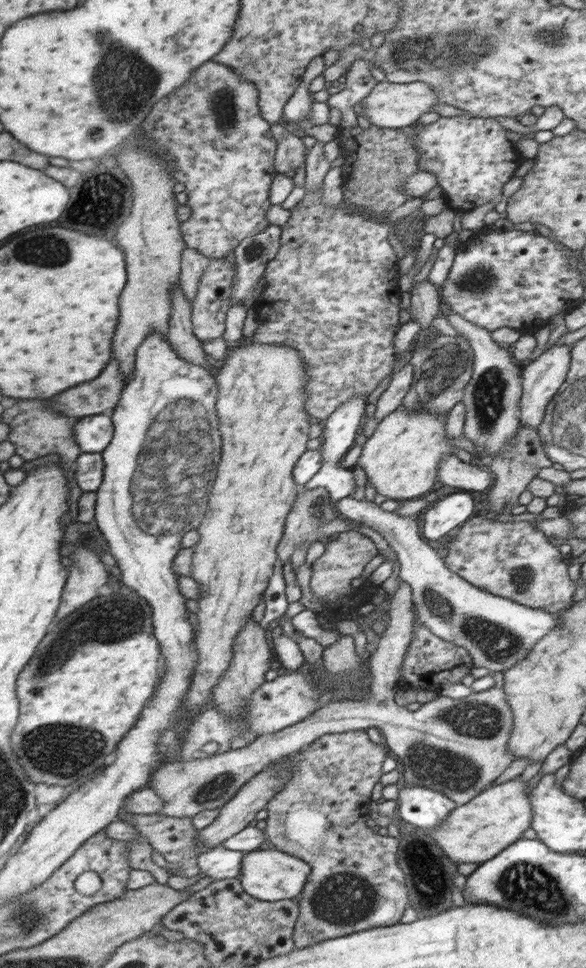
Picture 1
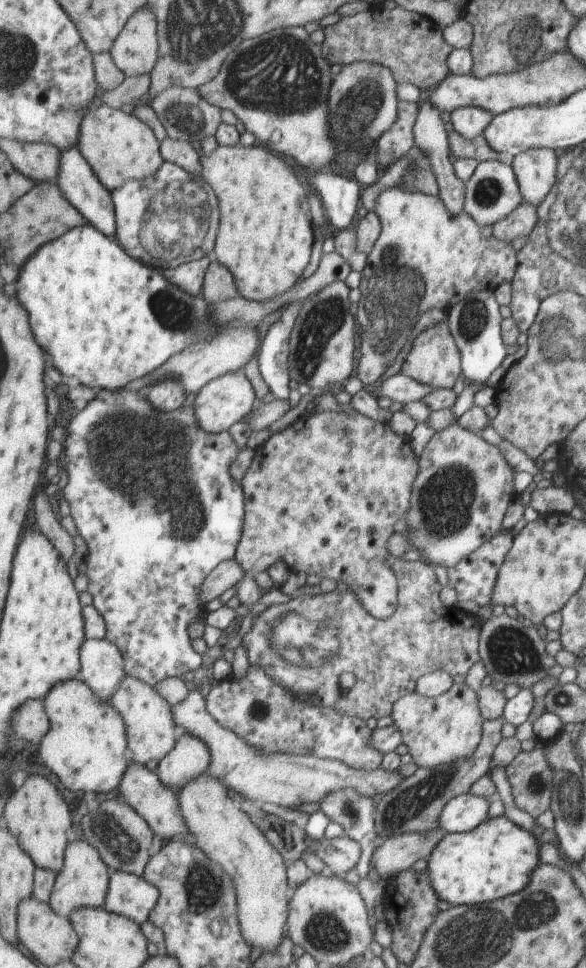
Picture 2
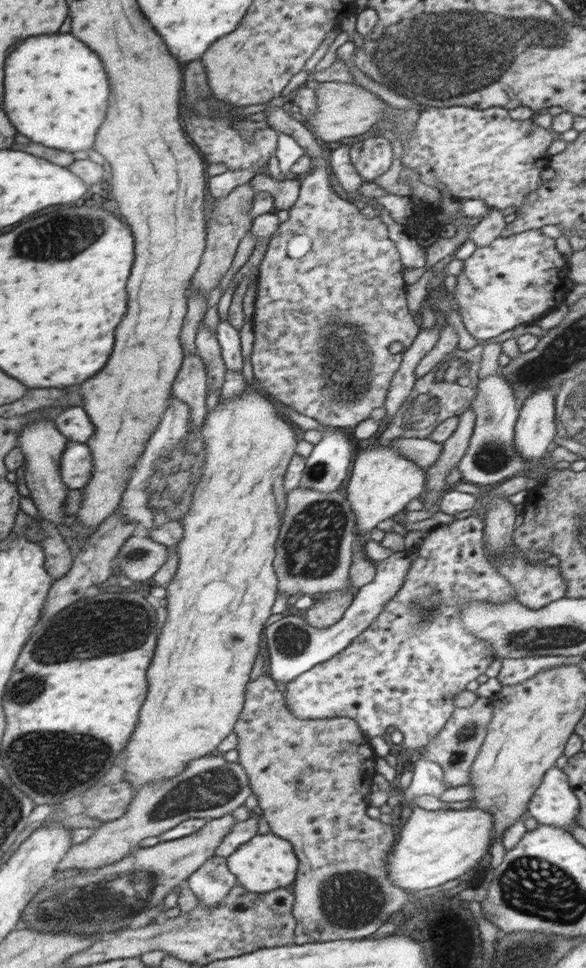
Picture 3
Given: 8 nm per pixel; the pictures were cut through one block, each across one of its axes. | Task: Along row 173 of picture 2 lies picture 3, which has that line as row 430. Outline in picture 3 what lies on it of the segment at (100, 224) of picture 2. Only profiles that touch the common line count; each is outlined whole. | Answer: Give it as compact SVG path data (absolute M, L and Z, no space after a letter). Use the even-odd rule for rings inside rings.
M81 406L66 408L54 419L57 428L69 441L77 441L88 444L95 435L96 426L91 422L89 414Z

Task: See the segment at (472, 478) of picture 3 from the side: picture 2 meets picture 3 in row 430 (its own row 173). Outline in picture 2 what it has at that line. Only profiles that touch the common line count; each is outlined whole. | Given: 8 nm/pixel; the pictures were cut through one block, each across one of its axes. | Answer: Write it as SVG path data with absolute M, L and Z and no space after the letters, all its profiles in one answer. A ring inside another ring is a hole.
M497 159L479 161L469 180L464 182L462 210L471 215L480 225L492 225L496 220L507 216L521 202L522 198L512 168Z

